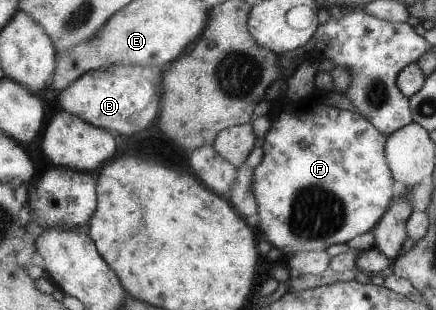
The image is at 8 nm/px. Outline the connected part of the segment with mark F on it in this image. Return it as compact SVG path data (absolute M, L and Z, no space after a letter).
M316 94L305 98L304 101L297 105L285 102L283 99L276 104L280 107L280 110L277 110L279 118L272 122L264 136L264 145L261 146L264 154L262 161L255 168L255 178L253 178L253 192L257 197L258 215L260 216L258 229L265 234L269 244L276 247L288 258L291 258L295 254L303 253L304 251L317 251L329 248L333 244L345 244L345 242L355 238L355 236L373 231L380 219L385 215L385 212L390 208L399 188L398 183L392 176L391 168L387 164L387 158L385 158L387 137L379 130L376 130L357 110L353 112L353 110L339 110L339 108L333 108L333 106L326 106L321 103L320 98Z

